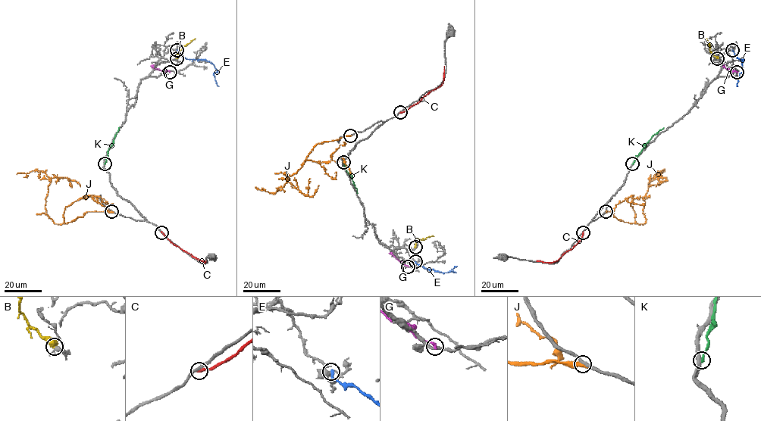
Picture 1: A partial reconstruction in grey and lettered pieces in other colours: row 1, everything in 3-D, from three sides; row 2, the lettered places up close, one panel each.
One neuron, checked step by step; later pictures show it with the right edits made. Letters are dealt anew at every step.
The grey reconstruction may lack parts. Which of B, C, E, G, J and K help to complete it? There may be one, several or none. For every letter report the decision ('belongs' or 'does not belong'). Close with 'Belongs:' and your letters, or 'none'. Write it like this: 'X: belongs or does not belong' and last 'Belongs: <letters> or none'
B: belongs
C: does not belong
E: does not belong
G: does not belong
J: does not belong
K: does not belong
Belongs: B

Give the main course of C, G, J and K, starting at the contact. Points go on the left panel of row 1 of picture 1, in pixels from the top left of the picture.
C: (161, 232), (172, 243), (193, 257), (205, 262), (205, 260)
G: (170, 71), (151, 66)
J: (111, 212), (86, 212), (70, 222), (55, 224), (47, 214), (45, 207), (49, 179), (68, 178), (79, 186)
K: (104, 163), (108, 150), (119, 127)

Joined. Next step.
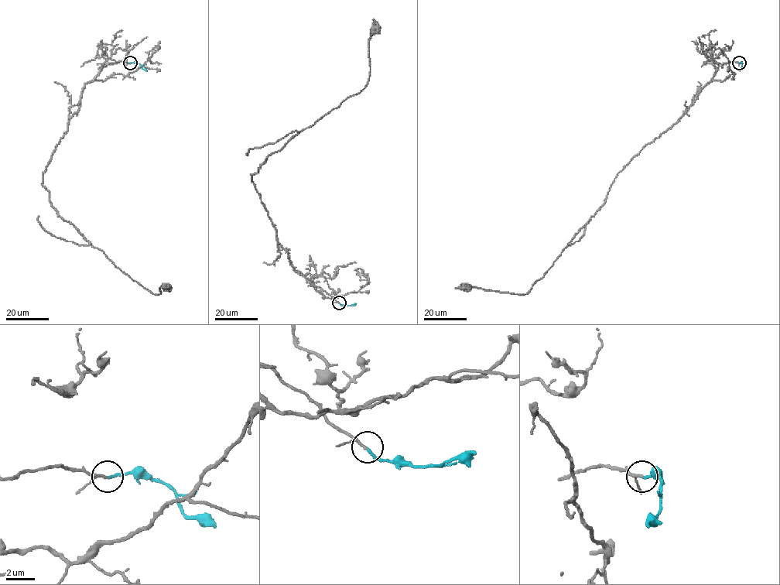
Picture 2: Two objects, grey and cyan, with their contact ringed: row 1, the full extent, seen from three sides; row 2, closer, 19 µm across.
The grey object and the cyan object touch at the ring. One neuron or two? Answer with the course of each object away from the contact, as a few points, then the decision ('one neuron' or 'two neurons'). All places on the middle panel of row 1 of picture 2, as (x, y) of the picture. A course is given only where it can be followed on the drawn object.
grey runs (339, 303), (294, 270), (251, 174), (366, 85), (368, 41), (375, 29); cyan runs (339, 303), (347, 306), (356, 303); one neuron

